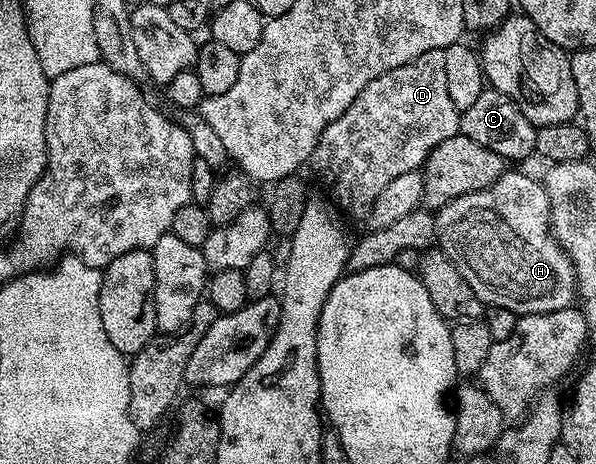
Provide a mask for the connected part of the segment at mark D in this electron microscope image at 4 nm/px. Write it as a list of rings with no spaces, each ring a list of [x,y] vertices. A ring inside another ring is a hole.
[[[429,49],[409,64],[390,69],[376,80],[370,81],[338,120],[330,122],[323,129],[317,148],[311,154],[310,167],[337,208],[339,206],[347,213],[360,217],[359,219],[365,218],[375,206],[377,196],[390,181],[409,171],[419,170],[437,144],[460,133],[460,113],[449,97],[445,54],[441,49]]]

